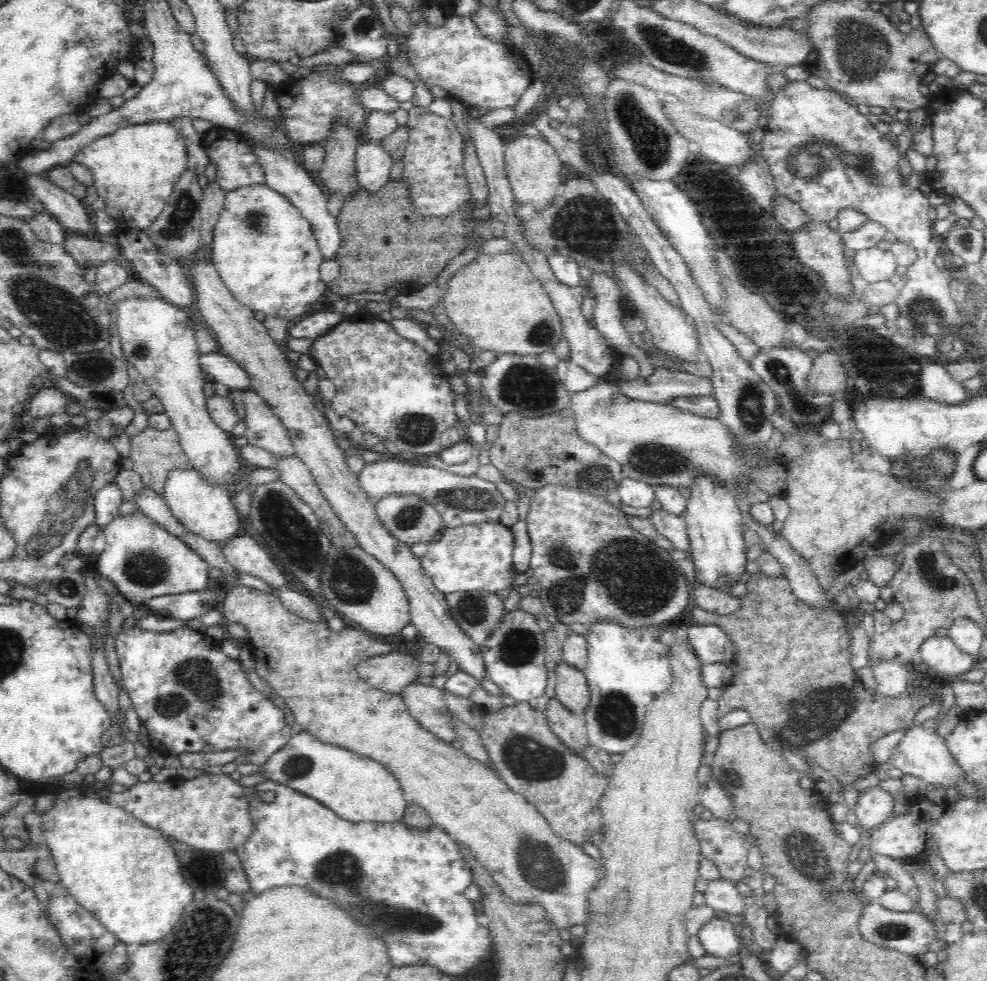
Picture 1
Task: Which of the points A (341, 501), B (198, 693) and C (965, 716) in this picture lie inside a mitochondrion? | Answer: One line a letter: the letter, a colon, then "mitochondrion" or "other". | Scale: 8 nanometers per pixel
A: other
B: mitochondrion
C: other

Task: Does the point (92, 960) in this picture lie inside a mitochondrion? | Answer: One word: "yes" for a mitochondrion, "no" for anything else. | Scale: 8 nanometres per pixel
no

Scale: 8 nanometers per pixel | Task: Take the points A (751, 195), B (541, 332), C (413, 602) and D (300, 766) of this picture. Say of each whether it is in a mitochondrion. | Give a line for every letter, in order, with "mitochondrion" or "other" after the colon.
A: other
B: mitochondrion
C: other
D: mitochondrion

